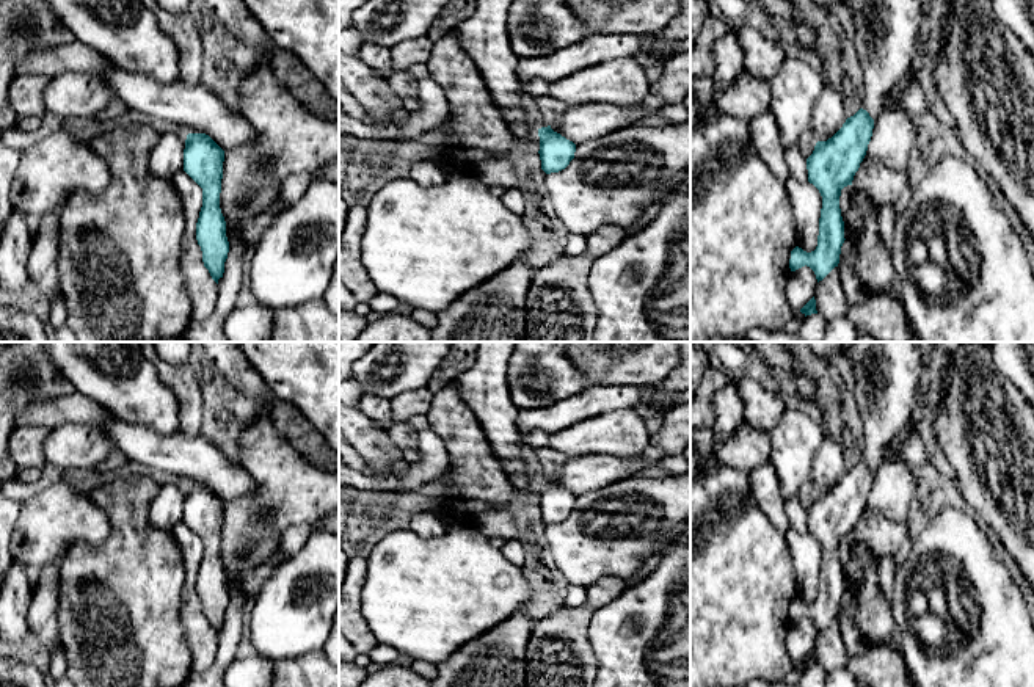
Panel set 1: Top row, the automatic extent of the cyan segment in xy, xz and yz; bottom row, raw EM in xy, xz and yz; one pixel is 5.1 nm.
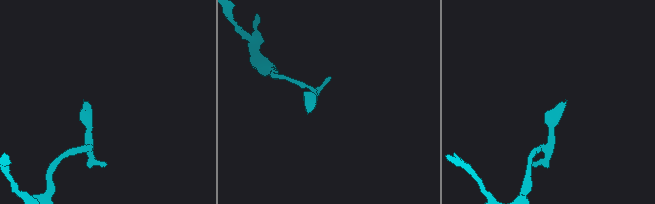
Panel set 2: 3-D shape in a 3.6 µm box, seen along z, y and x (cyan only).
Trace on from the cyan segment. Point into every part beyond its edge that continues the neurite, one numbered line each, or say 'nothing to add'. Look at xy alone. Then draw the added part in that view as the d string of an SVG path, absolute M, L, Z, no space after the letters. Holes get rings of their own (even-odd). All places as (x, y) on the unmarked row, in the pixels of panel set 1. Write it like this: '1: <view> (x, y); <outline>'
nothing to add

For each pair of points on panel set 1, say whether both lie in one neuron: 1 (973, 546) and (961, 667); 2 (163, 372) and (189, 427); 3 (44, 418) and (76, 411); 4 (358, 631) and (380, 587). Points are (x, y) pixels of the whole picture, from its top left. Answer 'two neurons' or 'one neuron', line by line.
1: one neuron
2: one neuron
3: one neuron
4: two neurons

